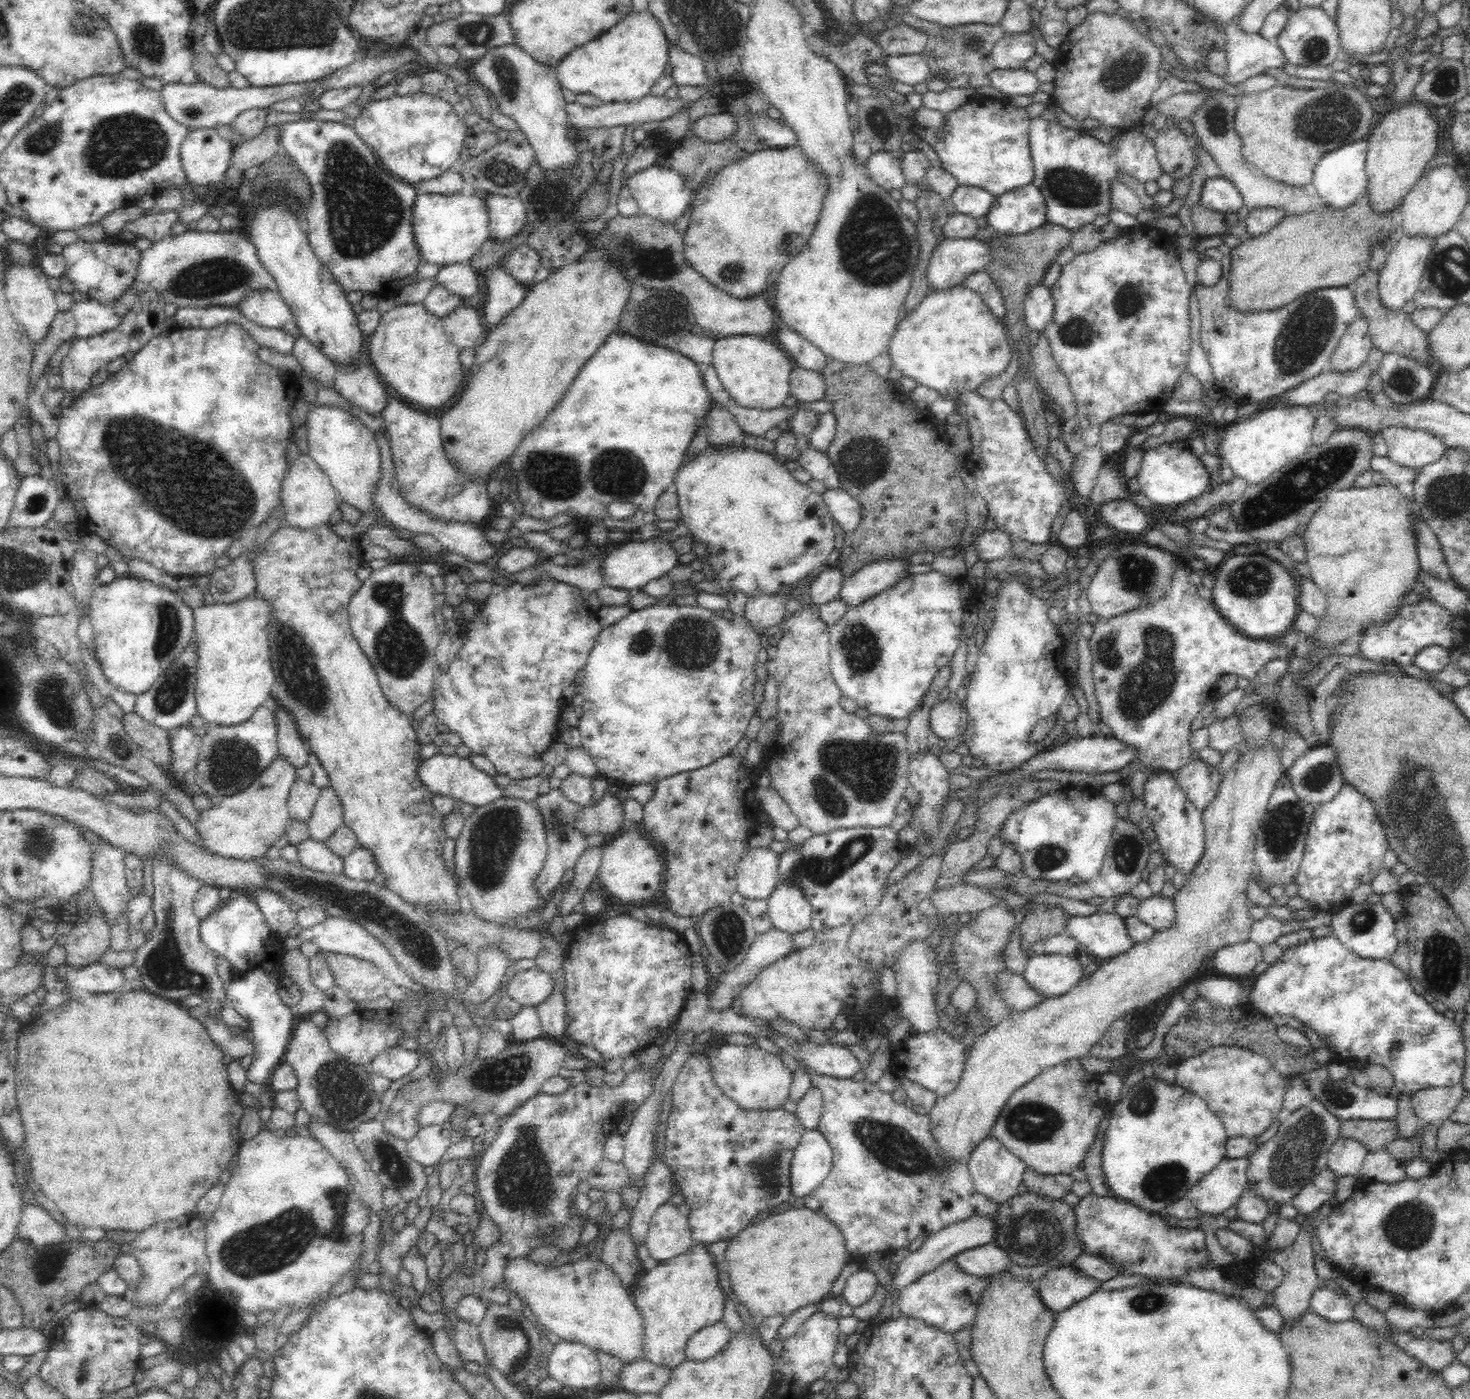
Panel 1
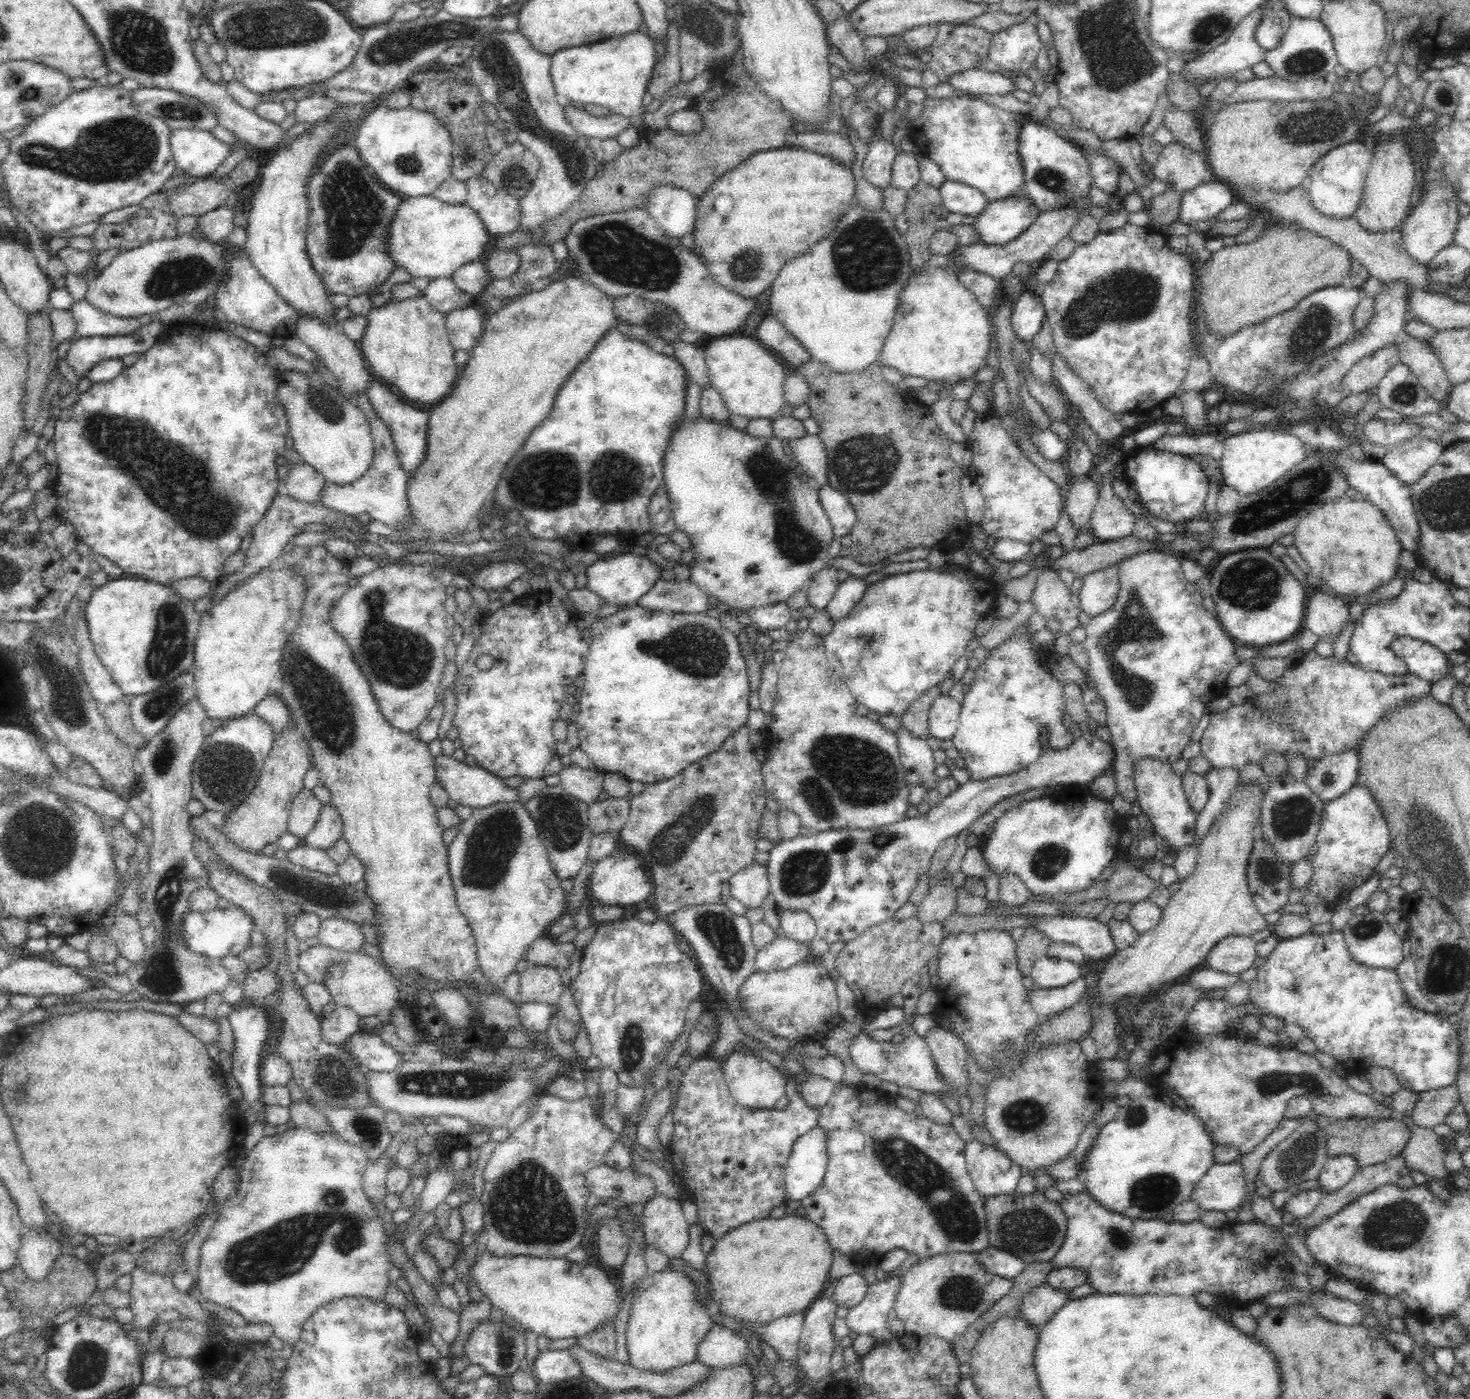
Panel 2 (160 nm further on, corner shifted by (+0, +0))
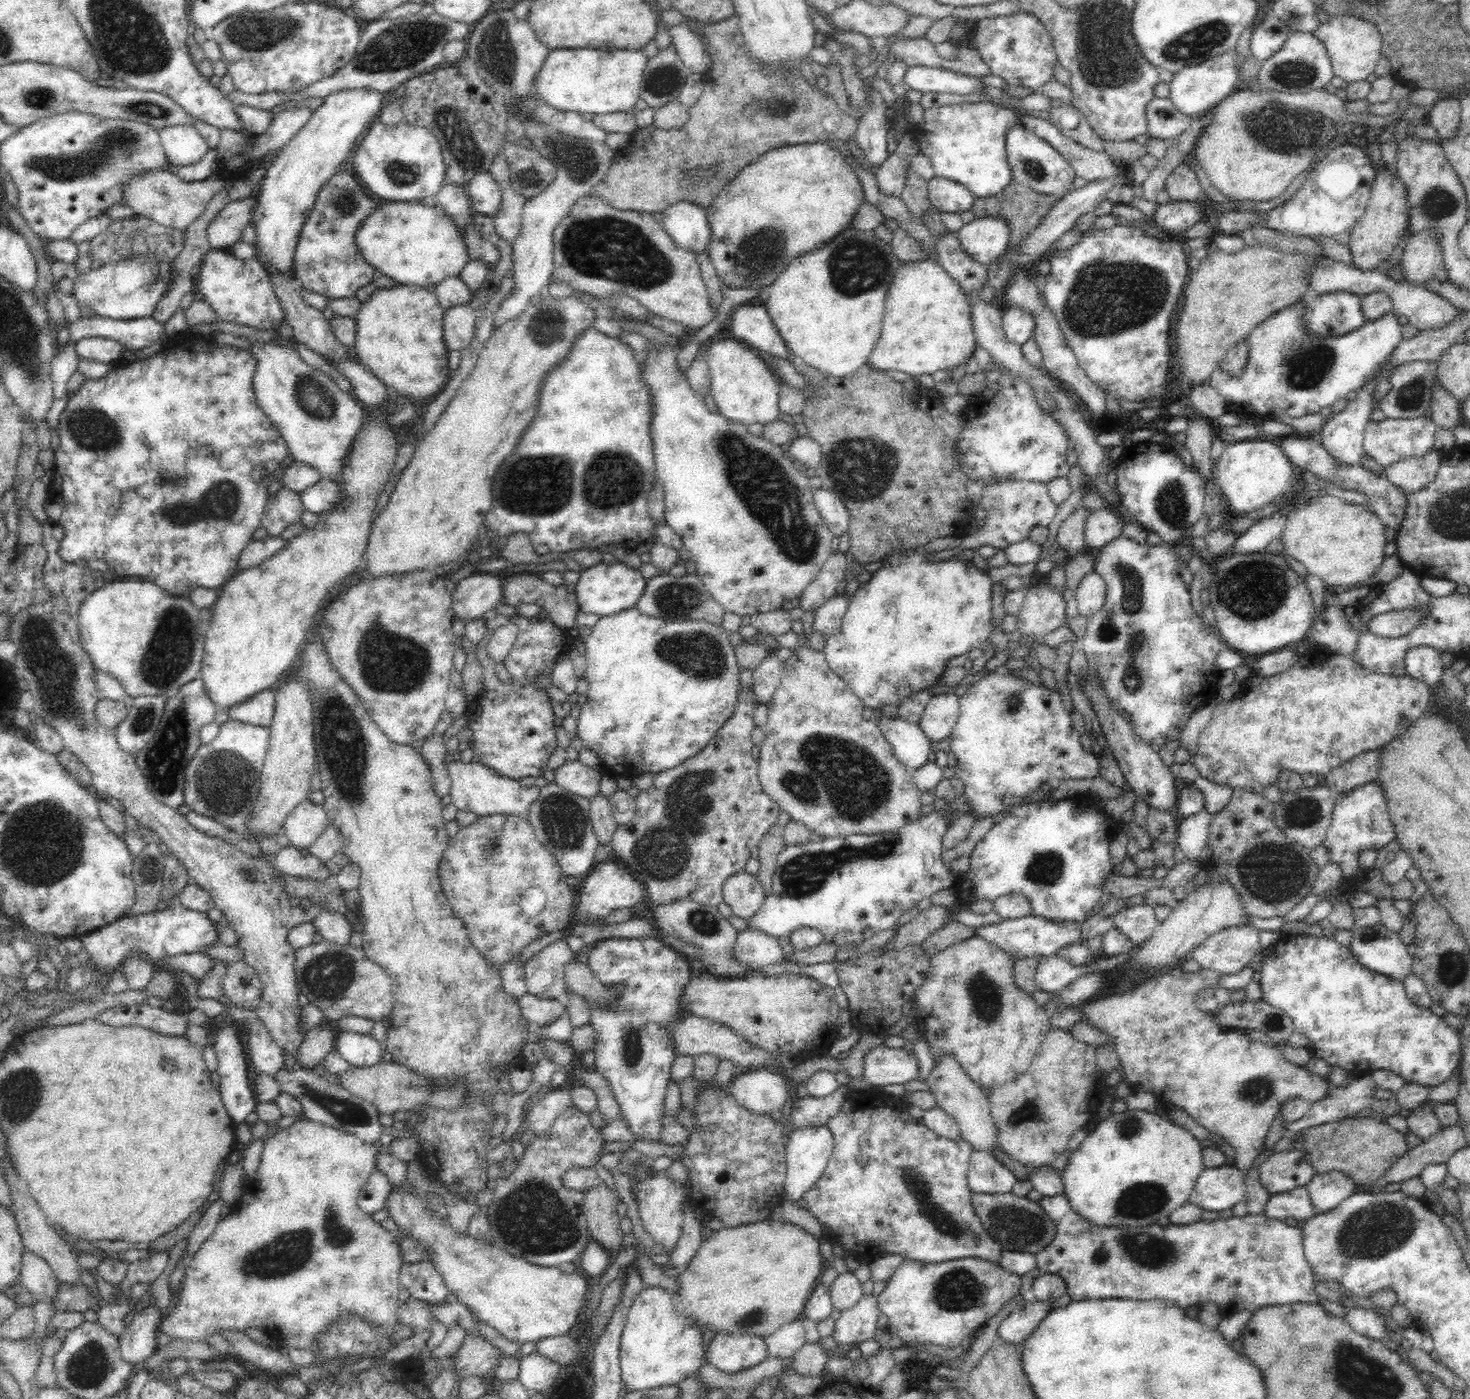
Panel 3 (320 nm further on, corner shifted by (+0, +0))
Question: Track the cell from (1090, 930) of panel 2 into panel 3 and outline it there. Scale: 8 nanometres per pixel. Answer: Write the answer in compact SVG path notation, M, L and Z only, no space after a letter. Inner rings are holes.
M1032 914L1024 918L1001 920L1000 922L994 922L994 924L985 924L980 926L980 928L974 928L974 935L996 945L996 947L1000 947L1004 953L1008 953L1010 957L1016 956L1017 959L1052 955L1068 944L1086 942L1078 927L1072 927L1070 923L1058 925L1058 923L1052 923Z

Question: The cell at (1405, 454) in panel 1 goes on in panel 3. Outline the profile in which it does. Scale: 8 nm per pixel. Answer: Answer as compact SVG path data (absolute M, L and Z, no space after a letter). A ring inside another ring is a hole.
M1439 450L1423 457L1410 457L1385 468L1388 481L1406 495L1418 492L1434 482L1444 453Z

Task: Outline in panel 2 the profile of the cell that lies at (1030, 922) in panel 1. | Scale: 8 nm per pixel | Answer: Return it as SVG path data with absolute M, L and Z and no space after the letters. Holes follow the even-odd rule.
M1026 927L1015 948L1016 966L1022 977L1030 977L1034 963L1047 956L1050 939L1032 927Z

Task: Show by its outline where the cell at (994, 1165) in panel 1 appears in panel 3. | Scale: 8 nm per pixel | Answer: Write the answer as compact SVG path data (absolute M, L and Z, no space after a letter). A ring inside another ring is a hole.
M972 1151L967 1172L971 1192L998 1194L1012 1192L1016 1177L994 1155L984 1151Z

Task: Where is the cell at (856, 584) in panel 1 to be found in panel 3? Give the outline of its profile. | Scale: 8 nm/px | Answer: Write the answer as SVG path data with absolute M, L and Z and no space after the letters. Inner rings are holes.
M846 594L842 596L834 595L824 604L817 608L812 629L817 634L830 638L840 631L842 620L848 606L849 597Z

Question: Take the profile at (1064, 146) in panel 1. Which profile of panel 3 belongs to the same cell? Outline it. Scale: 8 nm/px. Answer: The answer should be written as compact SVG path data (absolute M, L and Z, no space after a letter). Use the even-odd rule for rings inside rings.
M1017 121L1012 128L1008 128L1004 140L1007 160L1014 181L1025 184L1036 192L1049 194L1060 199L1074 189L1072 182L1076 176L1070 164L1057 154L1054 147L1036 136L1036 133L1024 128L1020 121Z

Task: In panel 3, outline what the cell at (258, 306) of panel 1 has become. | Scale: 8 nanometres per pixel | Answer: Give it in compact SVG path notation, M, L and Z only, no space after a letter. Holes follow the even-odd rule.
M210 249L200 256L199 271L196 276L196 287L194 293L202 295L202 299L208 302L210 306L219 314L222 320L229 320L244 326L252 326L260 330L275 329L285 318L283 308L279 299L276 297L274 289L270 284L270 279L266 275L266 271L262 269L260 263L256 259L242 261L233 254L226 253L221 249Z

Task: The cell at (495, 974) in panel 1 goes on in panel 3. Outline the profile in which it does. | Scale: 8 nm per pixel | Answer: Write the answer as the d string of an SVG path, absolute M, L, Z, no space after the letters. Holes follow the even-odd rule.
M526 816L478 817L473 824L462 827L451 837L438 864L440 890L464 923L472 944L490 964L498 968L519 956L522 948L526 948L534 940L549 932L568 929L568 924L573 918L574 894L566 883L566 877L567 874L564 874L557 858L537 839ZM532 886L542 888L546 896L544 908L536 916L526 915L520 906L520 896L524 894L524 890Z

